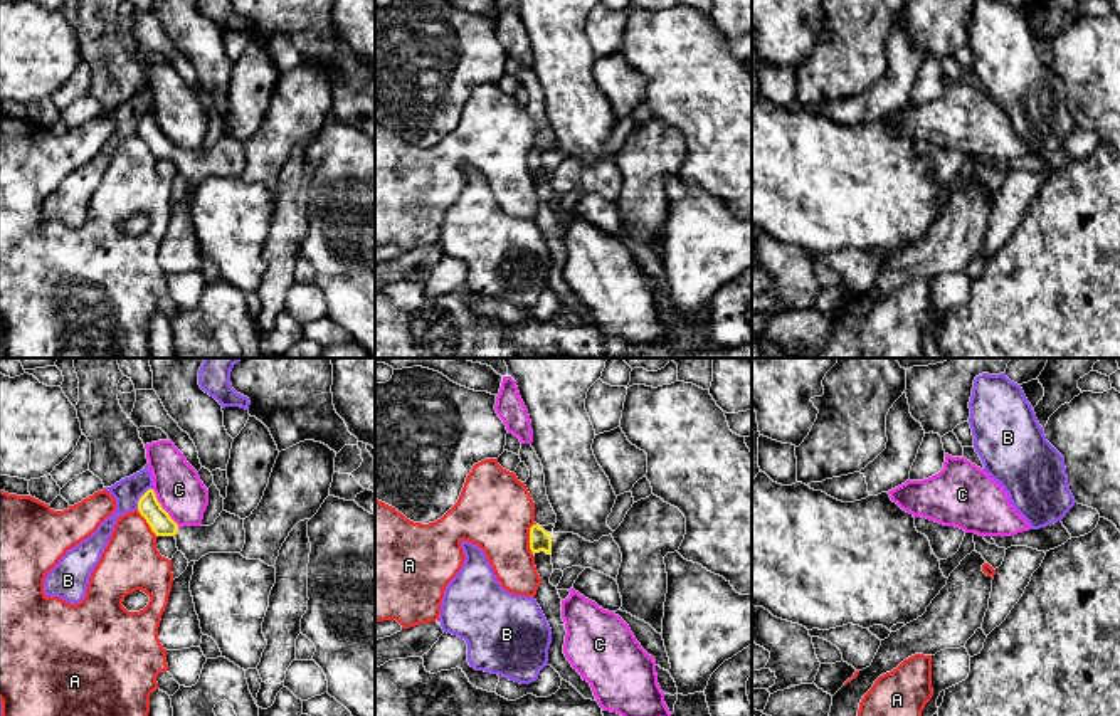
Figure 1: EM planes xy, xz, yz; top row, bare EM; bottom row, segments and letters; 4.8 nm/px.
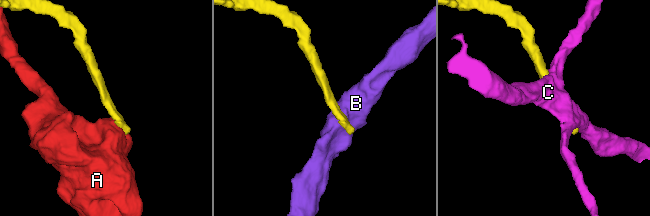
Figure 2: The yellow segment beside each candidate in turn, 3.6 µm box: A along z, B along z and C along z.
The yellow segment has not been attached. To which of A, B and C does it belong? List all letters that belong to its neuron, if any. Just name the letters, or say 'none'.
none

